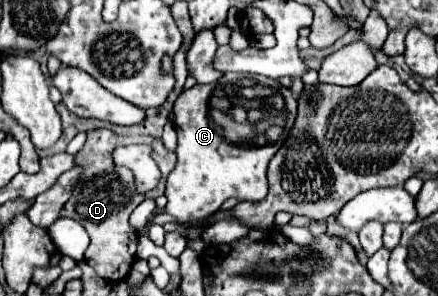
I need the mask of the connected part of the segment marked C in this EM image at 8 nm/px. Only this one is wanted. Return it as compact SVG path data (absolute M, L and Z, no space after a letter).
M224 73L222 79L218 79L216 83L210 83L210 85L194 85L192 89L184 91L176 101L174 101L174 129L176 129L176 135L178 135L178 147L176 147L176 153L178 153L178 163L176 163L176 169L168 175L166 179L166 199L168 199L168 205L166 205L166 213L180 219L180 221L198 221L198 219L206 219L206 217L212 217L220 205L230 199L230 197L236 197L238 201L260 201L266 197L268 193L268 181L266 181L266 169L268 169L268 163L270 159L274 157L276 149L280 149L294 125L294 119L296 119L296 99L292 95L290 89L282 87L278 81L274 79L268 79L268 77L254 77L250 73Z

